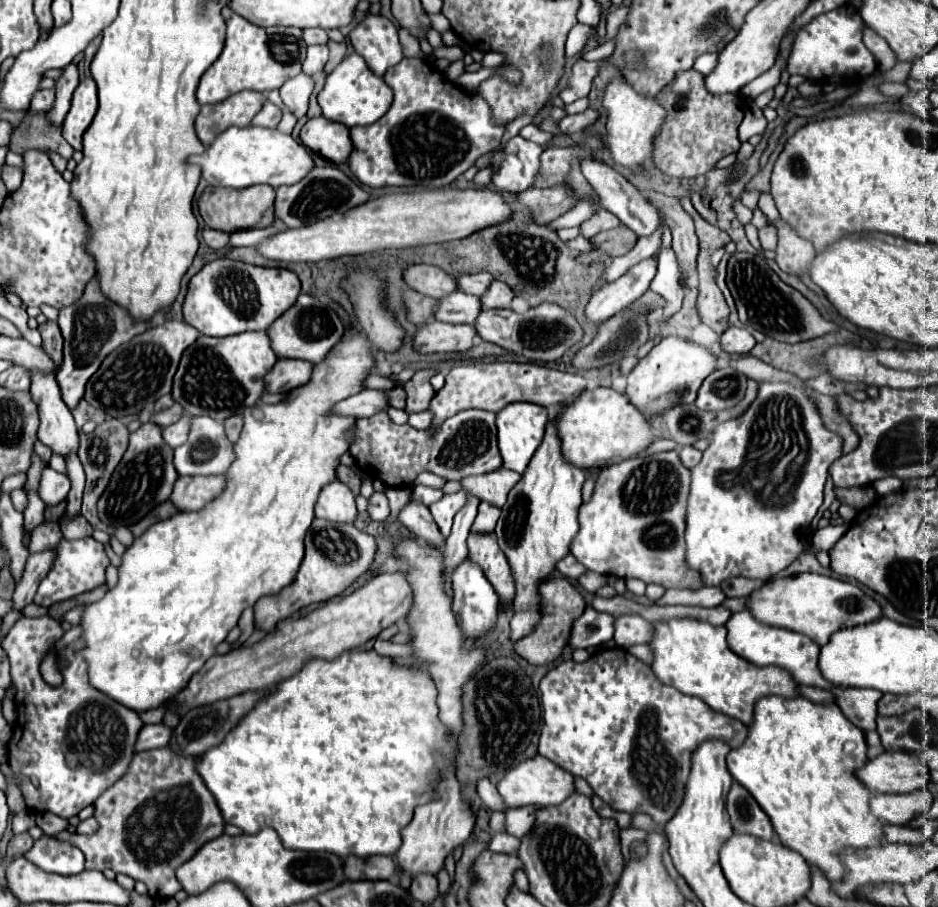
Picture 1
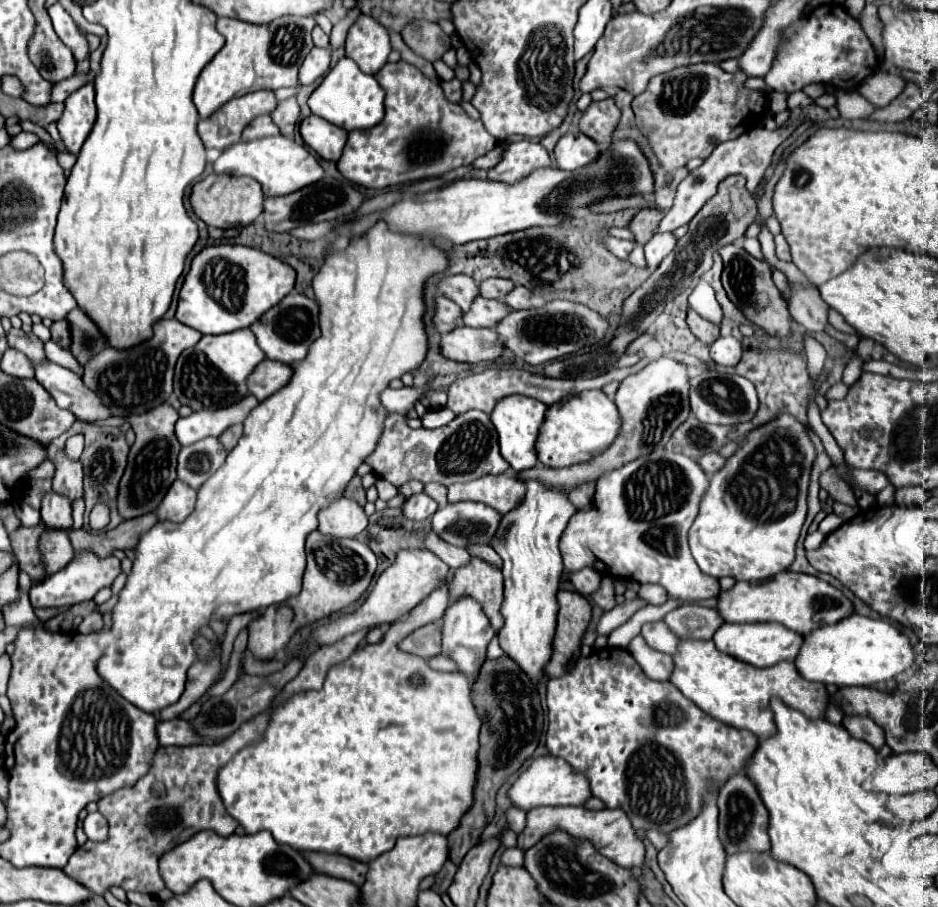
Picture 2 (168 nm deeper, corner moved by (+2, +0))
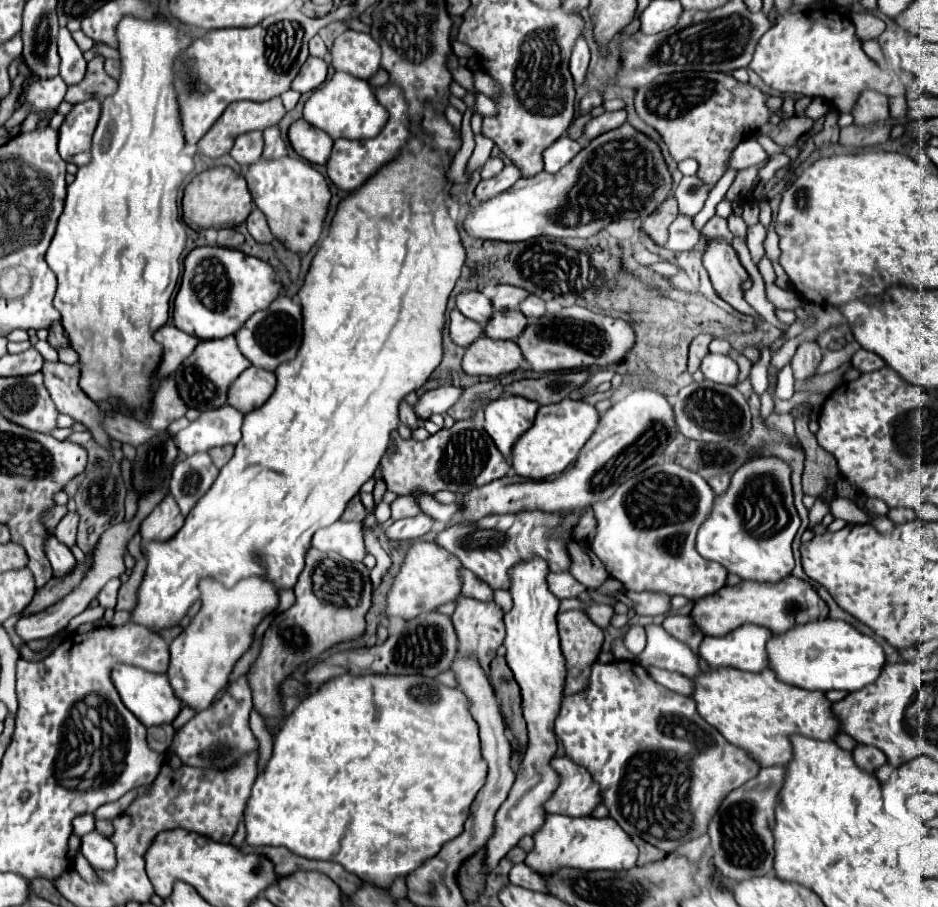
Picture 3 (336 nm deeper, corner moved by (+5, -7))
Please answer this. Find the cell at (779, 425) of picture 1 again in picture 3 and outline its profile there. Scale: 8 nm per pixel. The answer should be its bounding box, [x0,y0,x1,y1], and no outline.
[696,458,798,582]

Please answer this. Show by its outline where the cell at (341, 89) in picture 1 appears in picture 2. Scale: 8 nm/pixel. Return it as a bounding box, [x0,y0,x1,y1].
[309,57,385,131]

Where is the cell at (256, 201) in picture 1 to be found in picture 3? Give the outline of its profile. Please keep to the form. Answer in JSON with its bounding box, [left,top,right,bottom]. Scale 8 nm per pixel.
[182,166,252,232]

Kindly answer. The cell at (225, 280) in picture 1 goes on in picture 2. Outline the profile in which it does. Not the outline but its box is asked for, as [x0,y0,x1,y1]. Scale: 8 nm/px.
[177,245,295,335]

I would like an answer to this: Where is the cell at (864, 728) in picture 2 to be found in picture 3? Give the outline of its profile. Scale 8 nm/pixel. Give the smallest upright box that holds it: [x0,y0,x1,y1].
[852,746,888,774]

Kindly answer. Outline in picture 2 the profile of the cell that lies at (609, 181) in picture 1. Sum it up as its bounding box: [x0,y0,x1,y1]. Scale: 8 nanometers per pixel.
[555,131,601,171]

